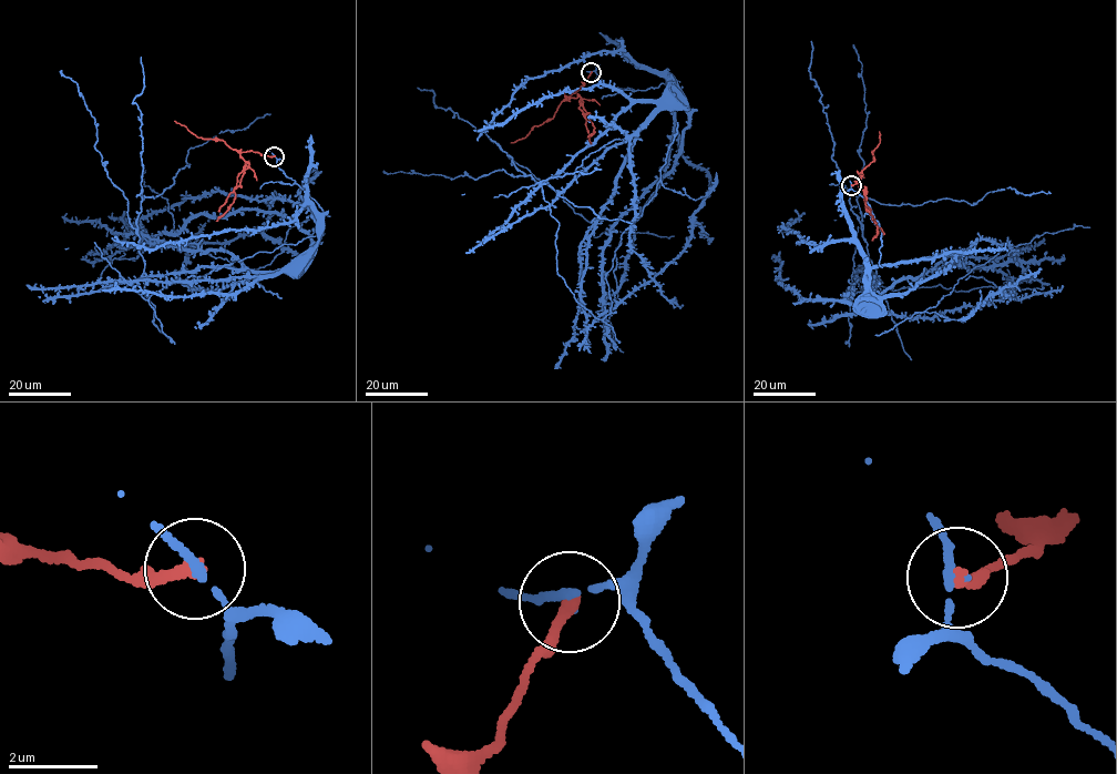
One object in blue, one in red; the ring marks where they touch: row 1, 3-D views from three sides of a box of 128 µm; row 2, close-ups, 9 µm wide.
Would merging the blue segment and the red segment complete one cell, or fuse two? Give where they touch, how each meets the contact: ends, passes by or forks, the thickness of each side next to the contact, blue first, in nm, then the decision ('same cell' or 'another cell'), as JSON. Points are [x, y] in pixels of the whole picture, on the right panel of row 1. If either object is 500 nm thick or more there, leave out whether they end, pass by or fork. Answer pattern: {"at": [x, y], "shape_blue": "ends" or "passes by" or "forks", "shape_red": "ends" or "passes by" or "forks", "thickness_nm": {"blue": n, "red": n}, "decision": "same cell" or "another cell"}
{"at": [851, 185], "shape_blue": "passes by", "shape_red": "ends", "thickness_nm": {"blue": 160, "red": 280}, "decision": "another cell"}

